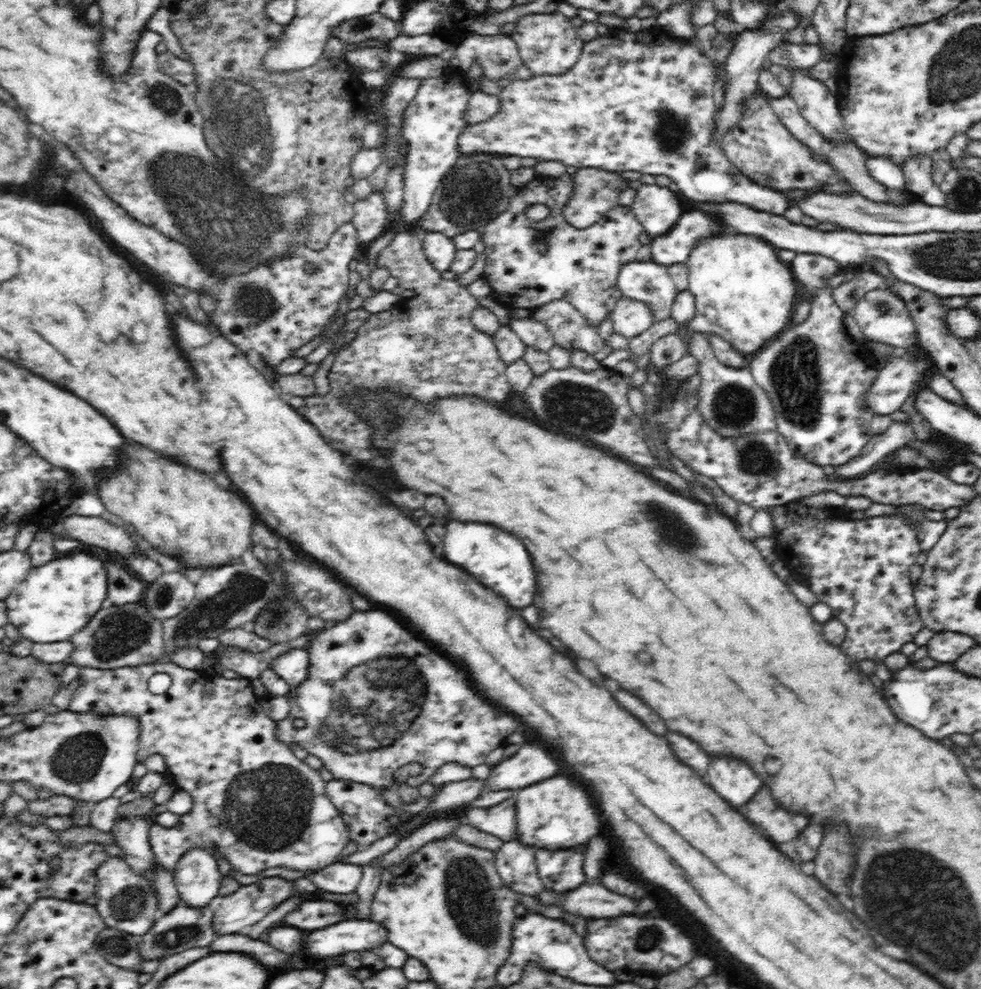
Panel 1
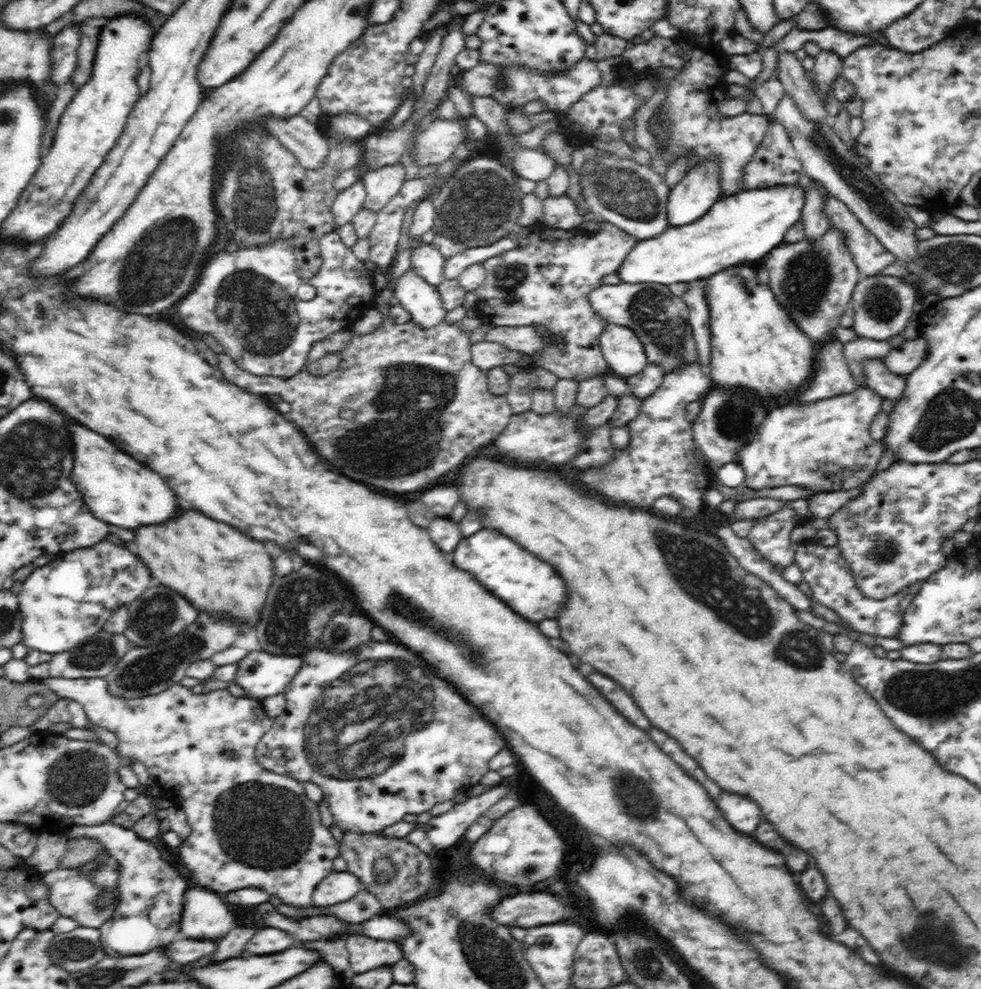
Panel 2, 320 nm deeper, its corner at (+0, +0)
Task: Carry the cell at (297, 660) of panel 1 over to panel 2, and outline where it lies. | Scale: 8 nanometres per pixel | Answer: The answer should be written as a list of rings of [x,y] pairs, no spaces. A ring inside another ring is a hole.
[[[254,651],[239,660],[232,681],[248,694],[249,699],[262,701],[283,693],[302,663],[302,658],[298,656]]]

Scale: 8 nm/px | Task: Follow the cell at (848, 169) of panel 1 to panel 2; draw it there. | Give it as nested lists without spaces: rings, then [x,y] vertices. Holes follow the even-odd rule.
[[[780,52],[776,70],[776,79],[784,85],[786,94],[790,95],[804,117],[808,121],[824,121],[828,113],[806,78],[806,71],[796,55],[793,52]]]

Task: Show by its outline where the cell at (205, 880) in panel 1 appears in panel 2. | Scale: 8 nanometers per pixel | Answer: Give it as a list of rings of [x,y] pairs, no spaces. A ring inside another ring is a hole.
[[[202,886],[187,889],[180,924],[184,938],[220,940],[232,928],[236,928],[234,916],[218,894],[204,890]]]

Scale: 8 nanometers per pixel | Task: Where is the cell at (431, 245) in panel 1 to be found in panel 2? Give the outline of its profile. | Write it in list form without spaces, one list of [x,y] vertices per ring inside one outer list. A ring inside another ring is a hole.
[[[415,243],[411,252],[411,268],[424,281],[438,286],[445,281],[443,268],[445,260],[442,253],[431,244]]]

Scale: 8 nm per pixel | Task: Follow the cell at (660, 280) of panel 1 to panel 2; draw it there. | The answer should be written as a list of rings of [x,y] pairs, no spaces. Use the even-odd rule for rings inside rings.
[[[656,283],[604,284],[589,294],[593,311],[610,324],[624,326],[634,332],[645,348],[649,362],[659,364],[662,372],[670,374],[682,364],[698,362],[696,341],[688,324],[689,308],[681,297],[676,296],[669,286]]]

